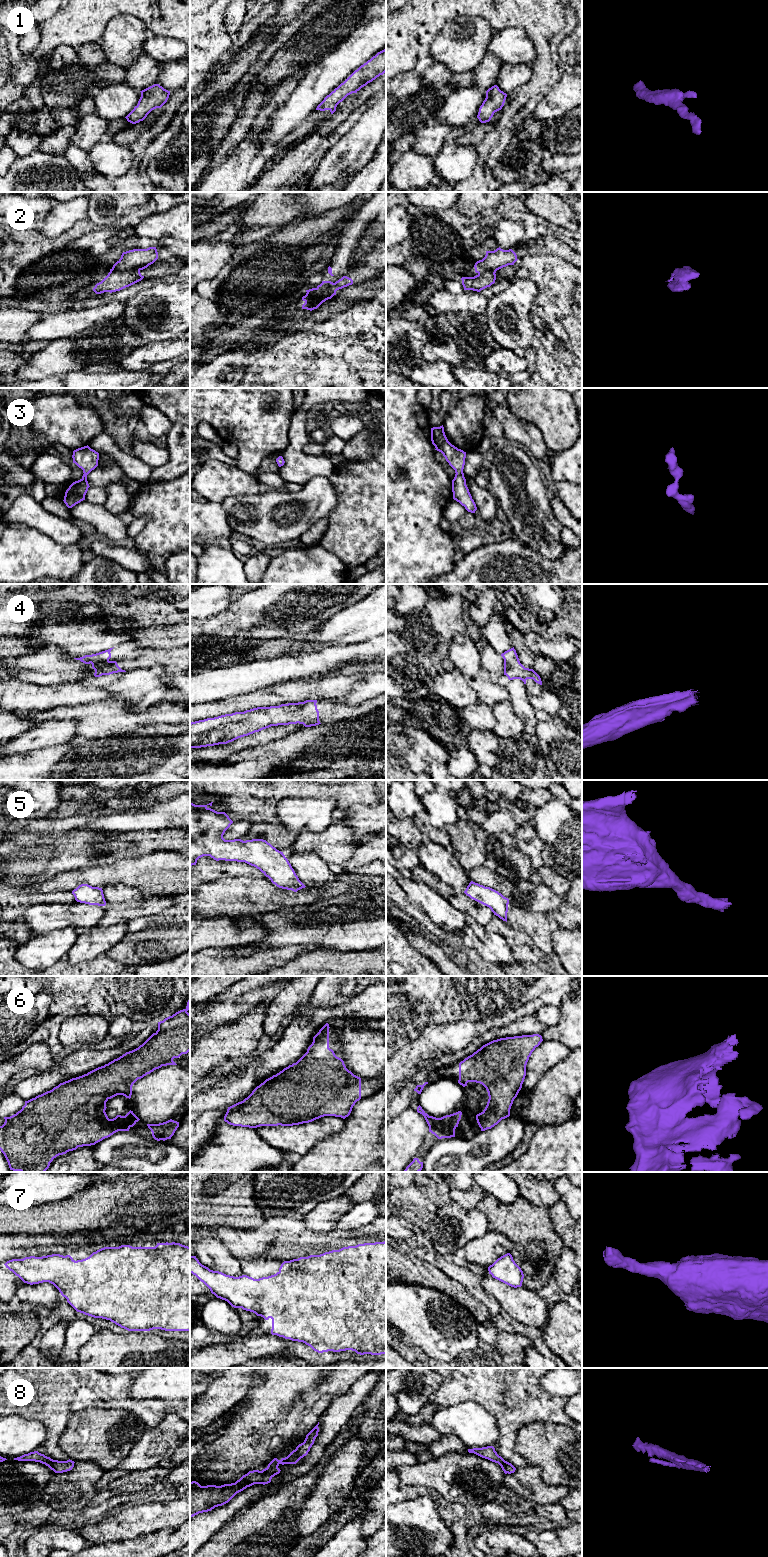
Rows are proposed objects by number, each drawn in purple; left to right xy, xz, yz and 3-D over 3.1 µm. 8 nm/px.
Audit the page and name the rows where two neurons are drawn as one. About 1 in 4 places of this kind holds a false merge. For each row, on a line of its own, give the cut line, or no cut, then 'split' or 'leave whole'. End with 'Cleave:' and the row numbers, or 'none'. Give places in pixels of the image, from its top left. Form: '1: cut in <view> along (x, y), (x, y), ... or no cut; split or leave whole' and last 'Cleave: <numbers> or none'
1: no cut; leave whole
2: cut in xy along (112, 268), (118, 271), (139, 271); split
3: no cut; leave whole
4: no cut; leave whole
5: no cut; leave whole
6: no cut; leave whole
7: no cut; leave whole
8: no cut; leave whole
Cleave: 2

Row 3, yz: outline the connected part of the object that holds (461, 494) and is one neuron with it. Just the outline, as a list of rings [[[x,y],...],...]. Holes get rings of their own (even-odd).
[[[443,425],[431,428],[431,441],[436,448],[435,450],[441,452],[449,465],[455,470],[456,474],[452,480],[453,499],[464,506],[468,512],[475,513],[477,507],[466,485],[463,473],[466,452],[448,441]]]

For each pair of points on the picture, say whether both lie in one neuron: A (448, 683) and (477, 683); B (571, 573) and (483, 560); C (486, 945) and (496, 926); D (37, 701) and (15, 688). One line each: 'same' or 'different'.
A: different
B: same
C: different
D: same

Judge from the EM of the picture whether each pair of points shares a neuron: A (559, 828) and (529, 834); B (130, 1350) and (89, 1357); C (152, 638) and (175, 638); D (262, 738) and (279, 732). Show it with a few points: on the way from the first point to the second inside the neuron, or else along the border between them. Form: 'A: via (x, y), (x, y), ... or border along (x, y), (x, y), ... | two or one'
A: border along (533, 826), (542, 842), (543, 855) | two
B: via (120, 1357), (99, 1357) | one
C: via (158, 638), (169, 638) | one
D: via (266, 735), (275, 732) | one

